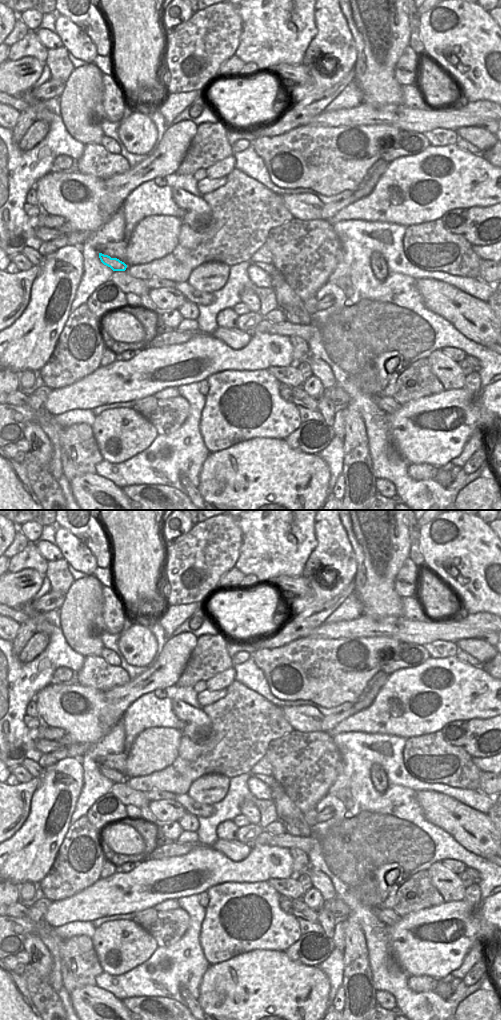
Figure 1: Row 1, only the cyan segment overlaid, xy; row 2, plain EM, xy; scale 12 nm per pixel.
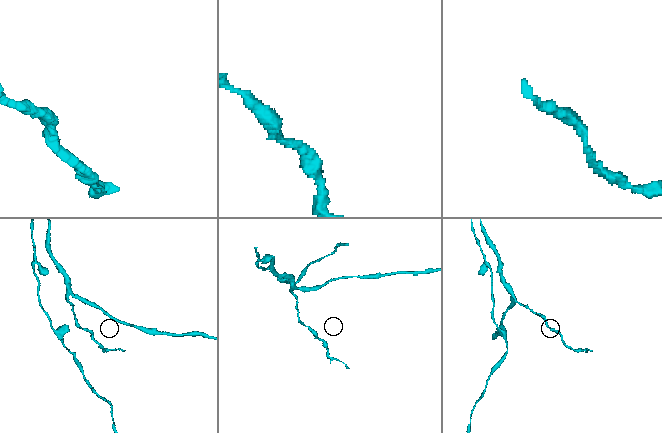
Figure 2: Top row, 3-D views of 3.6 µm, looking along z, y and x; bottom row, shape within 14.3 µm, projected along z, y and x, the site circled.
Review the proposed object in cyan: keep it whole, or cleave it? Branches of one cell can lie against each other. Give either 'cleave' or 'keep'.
keep

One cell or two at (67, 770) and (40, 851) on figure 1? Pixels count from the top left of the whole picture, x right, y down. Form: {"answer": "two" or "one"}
{"answer": "one"}

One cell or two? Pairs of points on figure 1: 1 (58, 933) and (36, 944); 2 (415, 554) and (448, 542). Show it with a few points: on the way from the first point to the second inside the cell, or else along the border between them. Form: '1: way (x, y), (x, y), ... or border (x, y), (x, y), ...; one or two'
1: border (40, 938), (51, 956), (52, 963); two
2: border (419, 529), (419, 547), (423, 557), (423, 564); two

